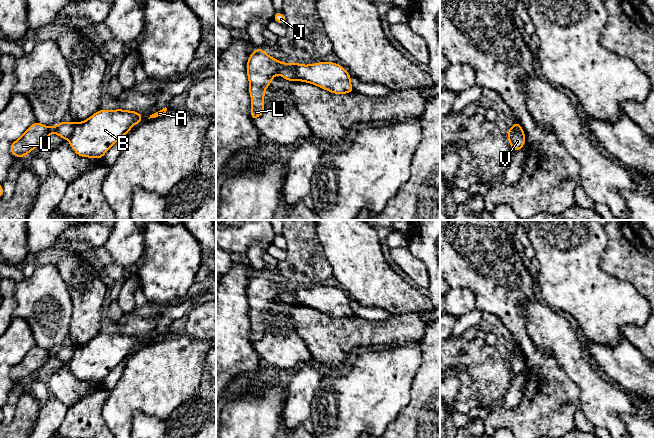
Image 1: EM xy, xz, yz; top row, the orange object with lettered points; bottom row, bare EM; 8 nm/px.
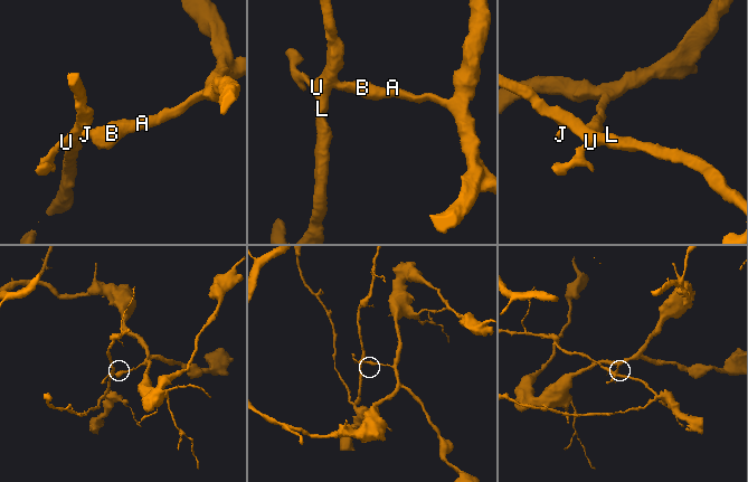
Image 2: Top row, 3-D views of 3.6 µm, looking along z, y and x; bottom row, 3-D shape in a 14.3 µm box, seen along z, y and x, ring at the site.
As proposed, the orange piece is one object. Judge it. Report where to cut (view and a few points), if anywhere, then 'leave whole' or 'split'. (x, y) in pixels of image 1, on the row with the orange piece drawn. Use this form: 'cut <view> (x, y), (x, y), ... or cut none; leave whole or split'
cut xz (292, 63), (297, 79); split

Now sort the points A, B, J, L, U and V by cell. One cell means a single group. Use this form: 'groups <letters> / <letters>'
groups A B V / J L U

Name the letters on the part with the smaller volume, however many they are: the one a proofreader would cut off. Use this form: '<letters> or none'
J, L, U

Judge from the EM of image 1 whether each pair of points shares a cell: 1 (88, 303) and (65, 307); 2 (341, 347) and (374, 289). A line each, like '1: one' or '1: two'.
1: two
2: two

